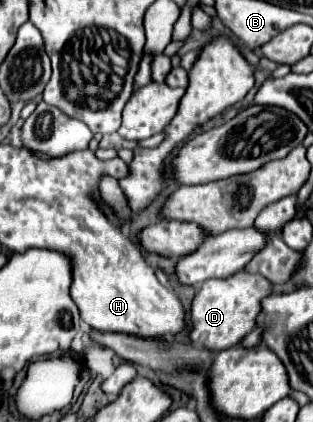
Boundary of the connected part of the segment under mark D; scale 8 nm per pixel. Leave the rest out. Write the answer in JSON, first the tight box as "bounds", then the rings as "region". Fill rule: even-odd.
{"bounds":[192,270,272,350],"region":[[[240,270],[224,280],[208,280],[200,286],[192,302],[192,342],[198,342],[210,350],[226,350],[236,346],[252,328],[260,314],[260,302],[264,296],[272,294],[272,284],[258,274],[248,274]]]}

